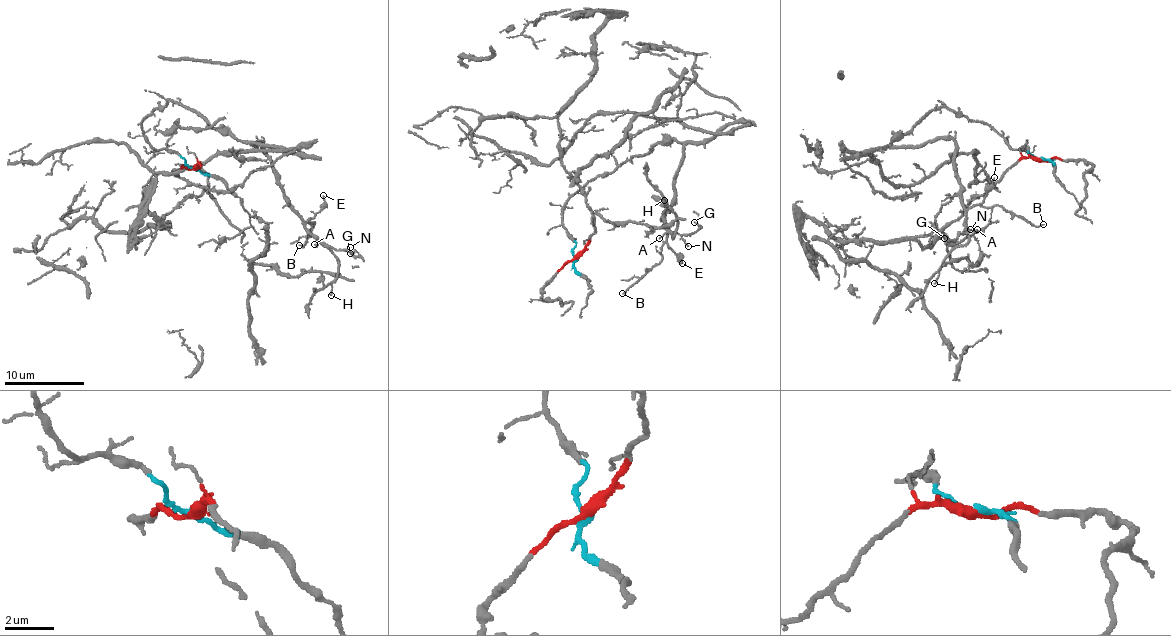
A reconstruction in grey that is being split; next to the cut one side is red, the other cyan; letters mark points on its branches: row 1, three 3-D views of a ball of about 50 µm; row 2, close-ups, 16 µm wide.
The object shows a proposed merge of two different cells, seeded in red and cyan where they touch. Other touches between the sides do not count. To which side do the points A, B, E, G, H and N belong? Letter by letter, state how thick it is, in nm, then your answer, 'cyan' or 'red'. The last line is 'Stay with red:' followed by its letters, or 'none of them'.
A: 80 nm thick; cyan
B: 120 nm thick; cyan
E: 110 nm thick; cyan
G: 140 nm thick; cyan
H: 160 nm thick; cyan
N: 120 nm thick; cyan
Stay with red: none of them

